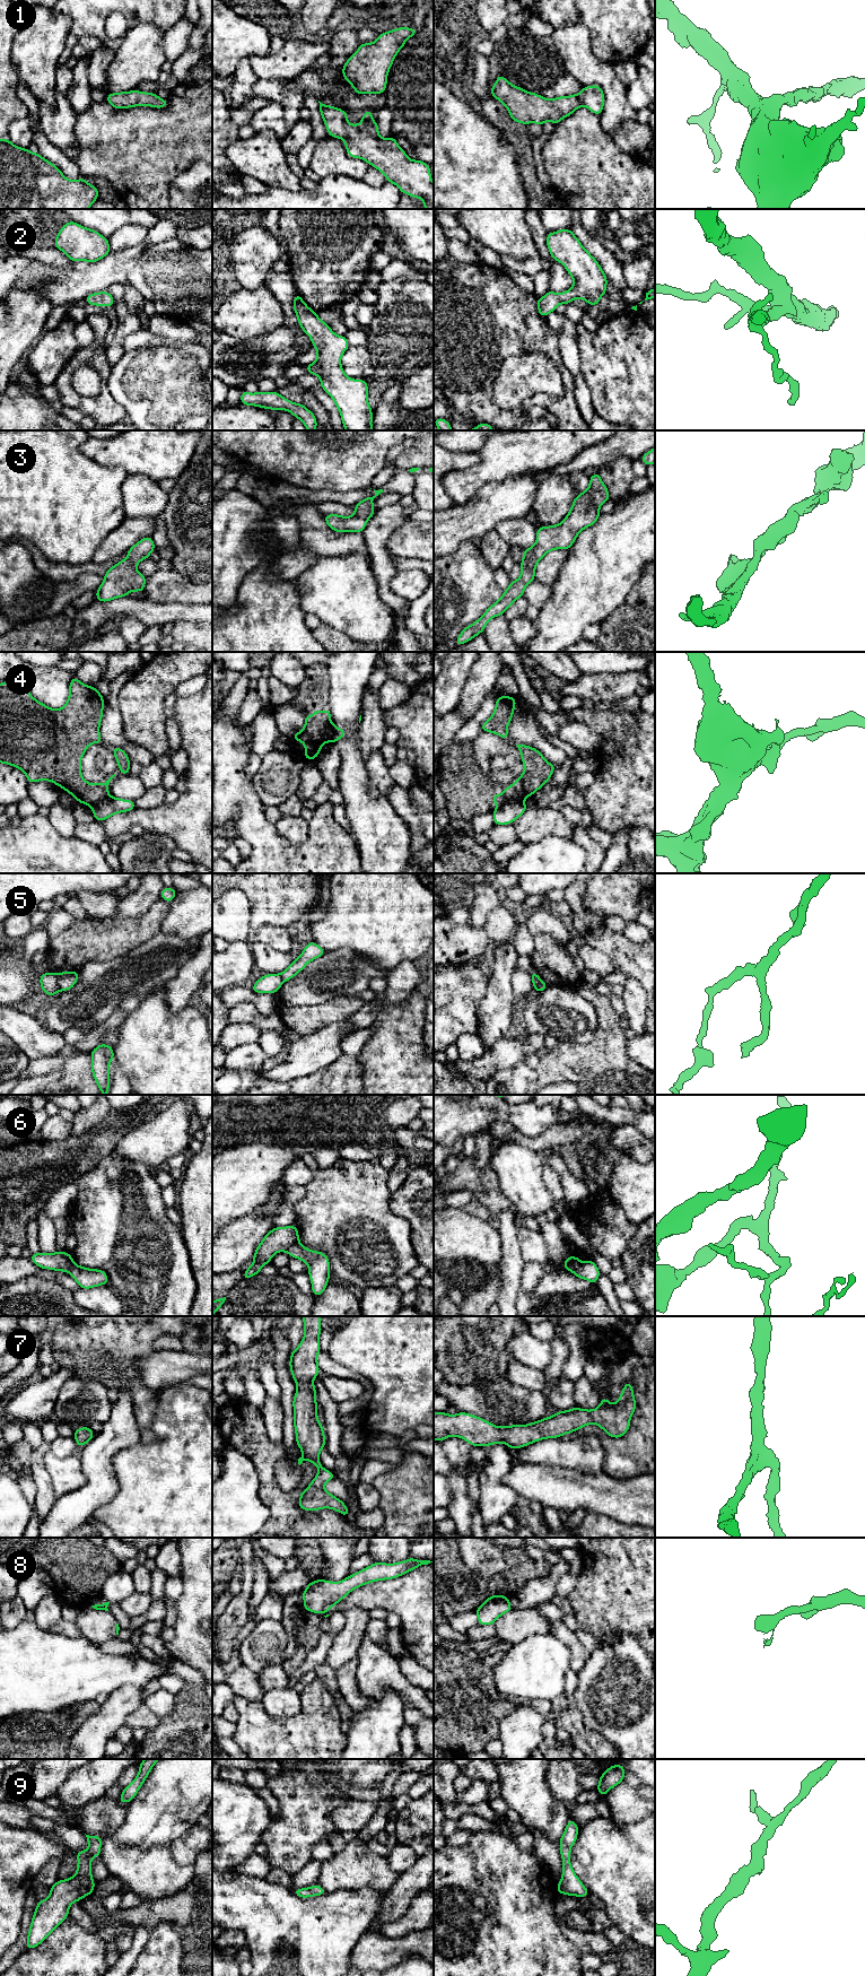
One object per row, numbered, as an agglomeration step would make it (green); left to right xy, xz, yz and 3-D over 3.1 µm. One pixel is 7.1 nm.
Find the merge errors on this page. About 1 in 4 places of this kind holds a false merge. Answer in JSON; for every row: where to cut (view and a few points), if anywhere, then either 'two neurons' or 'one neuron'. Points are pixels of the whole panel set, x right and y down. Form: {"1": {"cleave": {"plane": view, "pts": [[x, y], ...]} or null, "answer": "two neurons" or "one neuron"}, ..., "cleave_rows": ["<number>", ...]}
{"1": {"cleave": null, "answer": "one neuron"}, "2": {"cleave": null, "answer": "one neuron"}, "3": {"cleave": null, "answer": "one neuron"}, "4": {"cleave": {"plane": "yz", "pts": [[523, 800], [508, 799], [497, 808]]}, "answer": "two neurons"}, "5": {"cleave": {"plane": "xy", "pts": [[57, 974], [57, 981], [61, 990]]}, "answer": "two neurons"}, "6": {"cleave": {"plane": "xz", "pts": [[298, 1239], [286, 1251]]}, "answer": "two neurons"}, "7": {"cleave": null, "answer": "one neuron"}, "8": {"cleave": {"plane": "xy", "pts": [[106, 1608], [102, 1609]]}, "answer": "two neurons"}, "9": {"cleave": null, "answer": "one neuron"}, "cleave_rows": ["4", "5", "6", "8"]}

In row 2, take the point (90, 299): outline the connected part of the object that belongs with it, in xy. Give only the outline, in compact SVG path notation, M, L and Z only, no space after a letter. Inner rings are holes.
M108 291L91 293L85 298L88 305L107 306L114 304L114 297Z

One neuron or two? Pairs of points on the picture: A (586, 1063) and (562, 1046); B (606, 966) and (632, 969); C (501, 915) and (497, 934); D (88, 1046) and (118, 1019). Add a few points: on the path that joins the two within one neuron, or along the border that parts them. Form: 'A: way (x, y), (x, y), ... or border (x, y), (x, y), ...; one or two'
A: way (580, 1063), (568, 1052); one
B: border (597, 949), (602, 950), (619, 969); two
C: way (500, 920), (499, 930); one
D: way (94, 1038), (110, 1024); one

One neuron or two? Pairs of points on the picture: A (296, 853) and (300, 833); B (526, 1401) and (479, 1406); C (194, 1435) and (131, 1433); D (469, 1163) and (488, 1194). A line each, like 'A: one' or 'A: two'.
A: two
B: one
C: two
D: one

